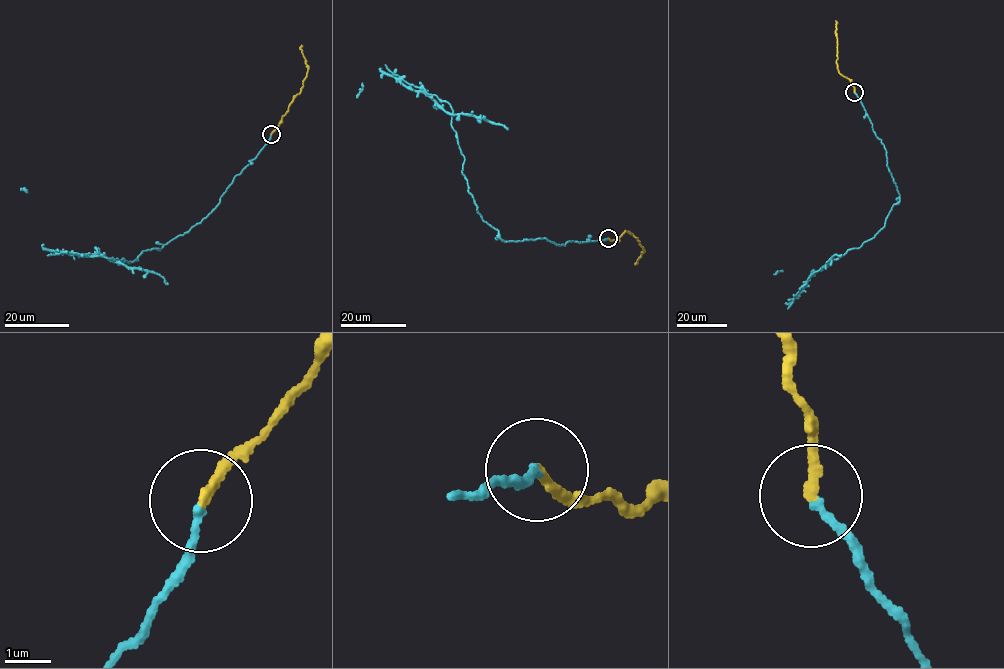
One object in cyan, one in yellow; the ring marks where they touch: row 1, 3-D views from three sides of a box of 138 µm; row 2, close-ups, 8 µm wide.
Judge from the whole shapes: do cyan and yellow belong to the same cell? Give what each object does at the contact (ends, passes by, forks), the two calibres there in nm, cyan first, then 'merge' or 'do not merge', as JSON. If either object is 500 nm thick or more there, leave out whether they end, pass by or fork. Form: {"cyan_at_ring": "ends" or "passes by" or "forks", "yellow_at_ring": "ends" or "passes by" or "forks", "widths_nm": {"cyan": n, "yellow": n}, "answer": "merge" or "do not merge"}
{"cyan_at_ring": "ends", "yellow_at_ring": "ends", "widths_nm": {"cyan": 150, "yellow": 200}, "answer": "merge"}

